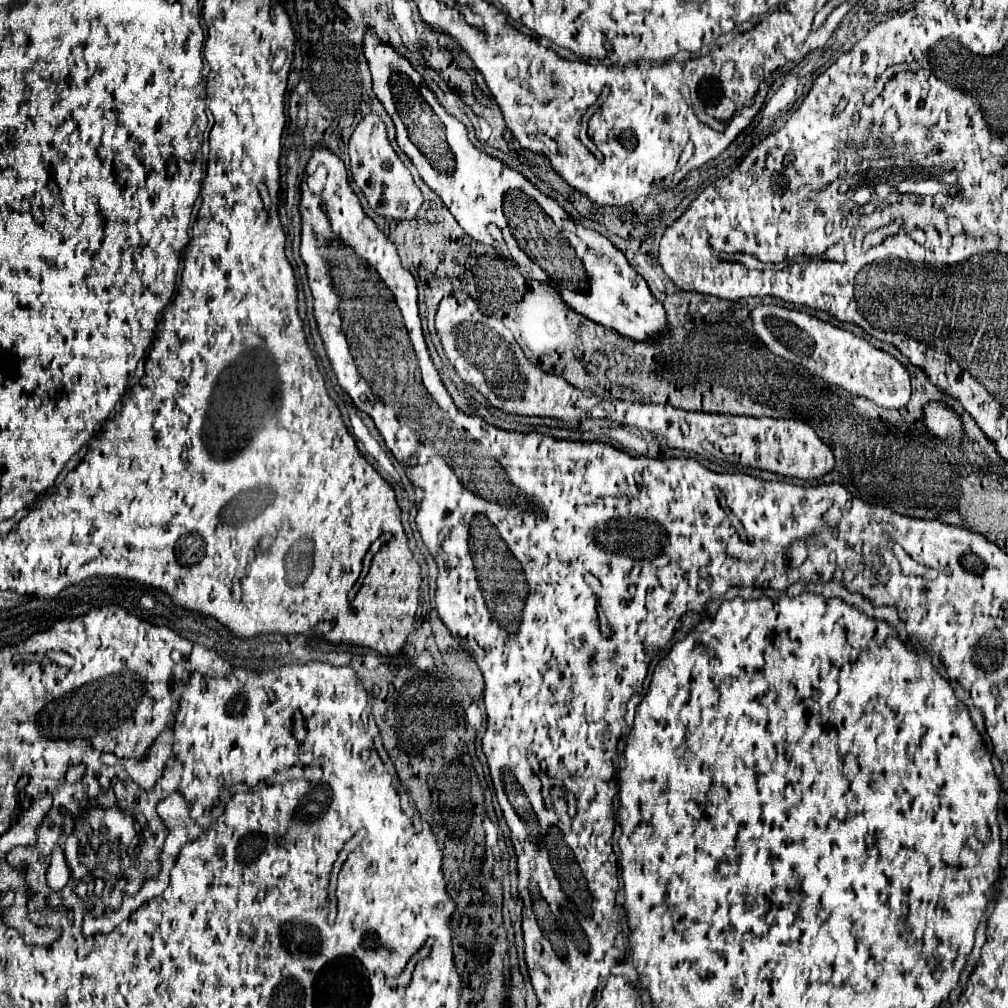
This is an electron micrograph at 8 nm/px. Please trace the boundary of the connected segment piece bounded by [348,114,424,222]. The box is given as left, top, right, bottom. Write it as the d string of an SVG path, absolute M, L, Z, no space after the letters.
M368 114L364 120L360 120L358 128L350 138L348 154L350 154L352 178L376 214L394 222L412 220L418 216L418 210L424 204L424 196L416 186L412 172L394 152L386 134L386 126L376 114Z

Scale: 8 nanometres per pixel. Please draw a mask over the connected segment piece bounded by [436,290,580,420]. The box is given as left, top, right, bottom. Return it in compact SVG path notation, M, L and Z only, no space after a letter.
M456 290L440 300L436 312L436 332L456 374L484 394L492 406L522 416L548 416L560 420L580 416L580 408L576 408L578 390L562 376L548 374L530 364L522 348L516 344L512 332L496 318L482 314L466 292Z

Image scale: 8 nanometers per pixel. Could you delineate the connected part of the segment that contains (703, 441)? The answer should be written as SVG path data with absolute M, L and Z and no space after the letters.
M600 400L600 404L588 414L592 418L612 418L638 430L650 430L658 434L668 446L698 452L706 458L718 458L718 448L726 456L738 456L742 466L752 466L782 476L794 476L802 480L820 480L835 466L832 448L822 442L808 422L792 418L750 418L730 414L698 414L680 410L674 406L646 406L624 400Z

